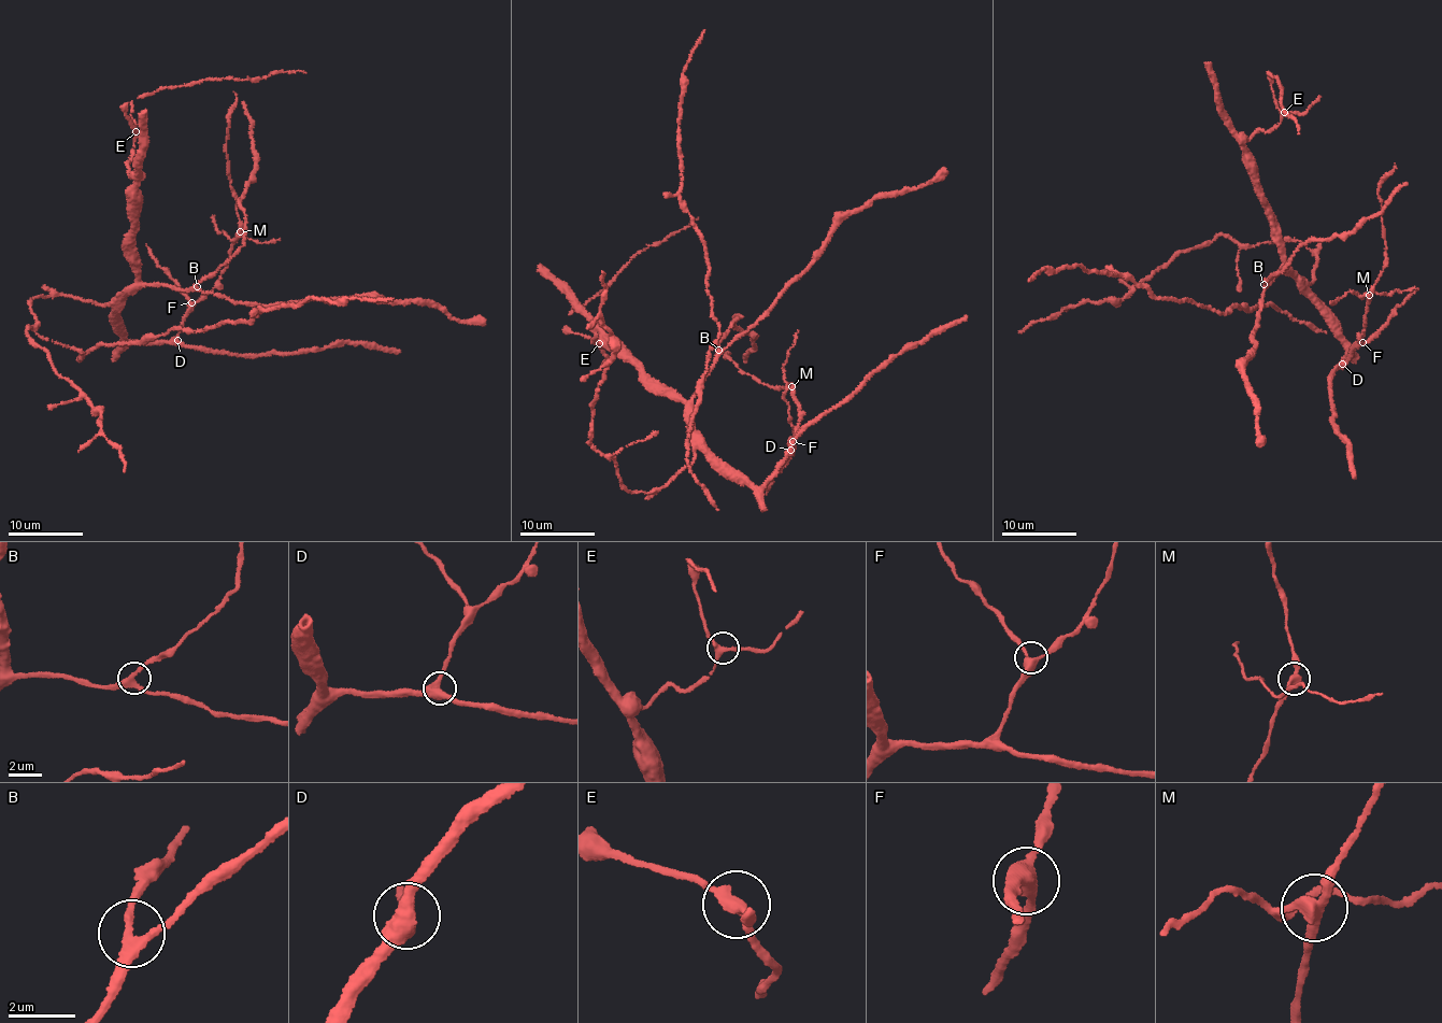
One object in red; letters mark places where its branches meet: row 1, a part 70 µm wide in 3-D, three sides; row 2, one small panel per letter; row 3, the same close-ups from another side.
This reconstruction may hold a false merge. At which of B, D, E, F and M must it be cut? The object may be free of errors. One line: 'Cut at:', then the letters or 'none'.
Cut at: M

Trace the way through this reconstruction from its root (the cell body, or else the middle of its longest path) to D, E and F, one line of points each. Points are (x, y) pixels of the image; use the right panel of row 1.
D: (1293, 240), (1317, 255), (1312, 281), (1305, 283), (1304, 290), (1323, 312), (1335, 337), (1351, 349), (1342, 364)
E: (1293, 240), (1317, 255), (1312, 282), (1286, 265), (1255, 159), (1243, 143), (1284, 112)
F: (1293, 240), (1317, 255), (1304, 290), (1335, 337), (1351, 349), (1345, 363), (1362, 342)

